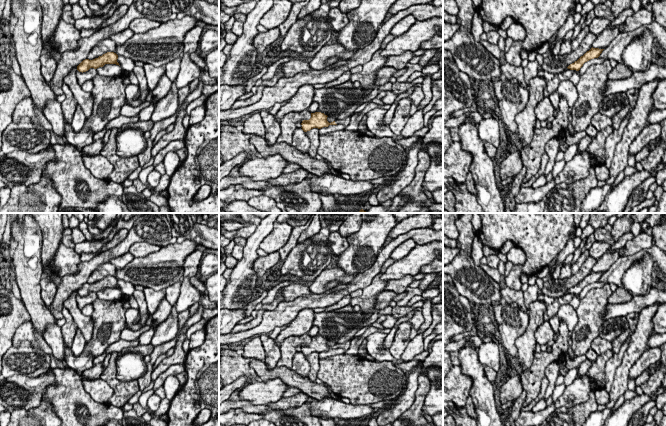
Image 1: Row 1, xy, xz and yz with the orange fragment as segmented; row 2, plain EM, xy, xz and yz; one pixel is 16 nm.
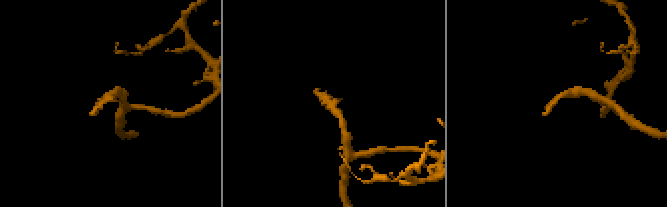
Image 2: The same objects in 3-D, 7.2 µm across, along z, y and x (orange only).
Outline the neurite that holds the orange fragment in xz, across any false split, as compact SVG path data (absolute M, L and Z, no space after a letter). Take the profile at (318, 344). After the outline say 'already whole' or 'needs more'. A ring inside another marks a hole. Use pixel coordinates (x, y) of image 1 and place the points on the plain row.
M321 336L311 337L311 342L309 344L302 345L301 352L304 356L307 356L313 352L321 353L323 351L328 351L329 349L337 349L335 345L329 347L327 341L327 339Z; already whole

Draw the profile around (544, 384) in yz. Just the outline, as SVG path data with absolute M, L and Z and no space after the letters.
M544 376L541 382L541 390L539 395L528 406L522 407L522 411L531 411L532 408L536 405L536 403L539 402L539 400L544 397L547 387L548 387L548 379L546 376Z

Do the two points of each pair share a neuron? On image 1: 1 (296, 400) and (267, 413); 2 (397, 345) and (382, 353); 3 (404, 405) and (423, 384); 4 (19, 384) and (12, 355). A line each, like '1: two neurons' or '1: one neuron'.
1: two neurons
2: two neurons
3: two neurons
4: two neurons

